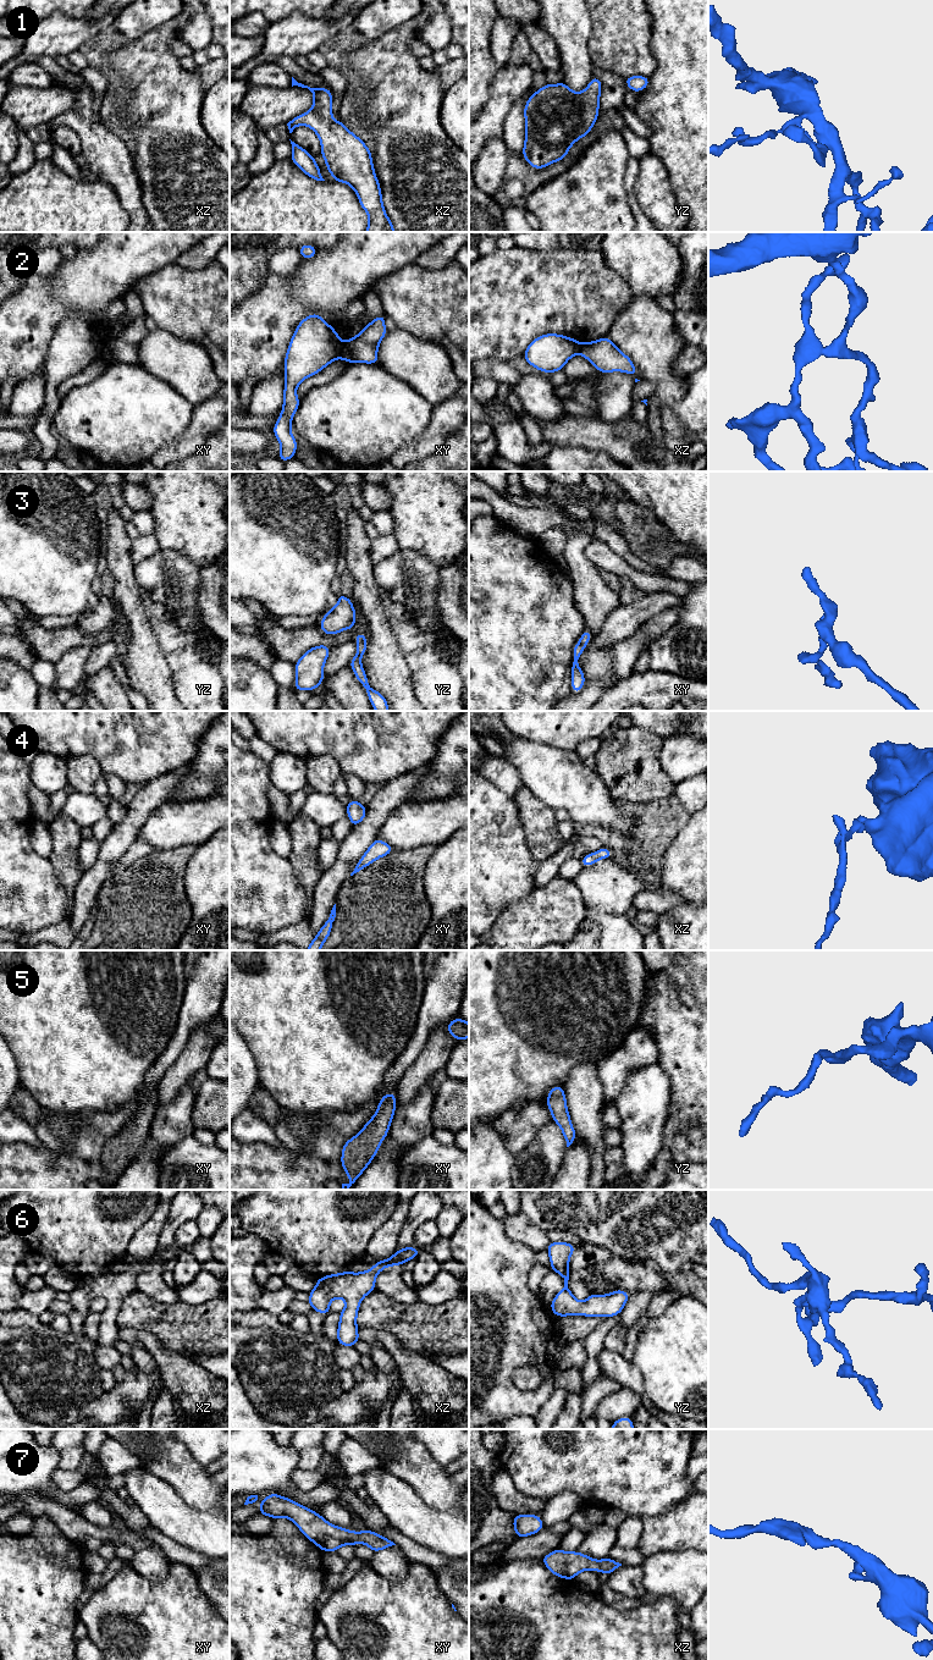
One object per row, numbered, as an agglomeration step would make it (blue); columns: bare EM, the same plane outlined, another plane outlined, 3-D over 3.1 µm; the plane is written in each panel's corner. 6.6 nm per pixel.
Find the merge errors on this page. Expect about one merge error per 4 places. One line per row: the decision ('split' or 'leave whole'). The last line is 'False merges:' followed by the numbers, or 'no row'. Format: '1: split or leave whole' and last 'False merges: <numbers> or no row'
1: leave whole
2: split
3: leave whole
4: leave whole
5: leave whole
6: leave whole
7: leave whole
False merges: 2

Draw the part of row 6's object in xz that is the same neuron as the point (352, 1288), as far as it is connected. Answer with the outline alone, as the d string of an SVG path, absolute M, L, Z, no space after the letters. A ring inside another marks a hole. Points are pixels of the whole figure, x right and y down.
M414 1246L405 1247L396 1251L391 1258L376 1262L366 1272L350 1273L346 1270L316 1279L315 1289L309 1292L308 1302L311 1309L326 1316L330 1313L330 1302L333 1298L341 1297L347 1303L339 1313L337 1344L354 1347L360 1340L357 1325L358 1309L361 1300L376 1290L376 1275L386 1267L404 1265L407 1261L416 1258L420 1252Z

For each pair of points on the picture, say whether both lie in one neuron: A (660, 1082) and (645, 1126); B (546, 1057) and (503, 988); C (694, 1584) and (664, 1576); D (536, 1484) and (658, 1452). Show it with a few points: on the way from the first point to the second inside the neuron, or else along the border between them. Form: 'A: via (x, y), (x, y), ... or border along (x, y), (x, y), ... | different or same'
A: via (649, 1093), (645, 1098), (645, 1115) | same
B: via (529, 1040), (503, 1014), (503, 1005) | same
C: via (686, 1577), (672, 1576) | same
D: via (567, 1454), (628, 1452) | same

